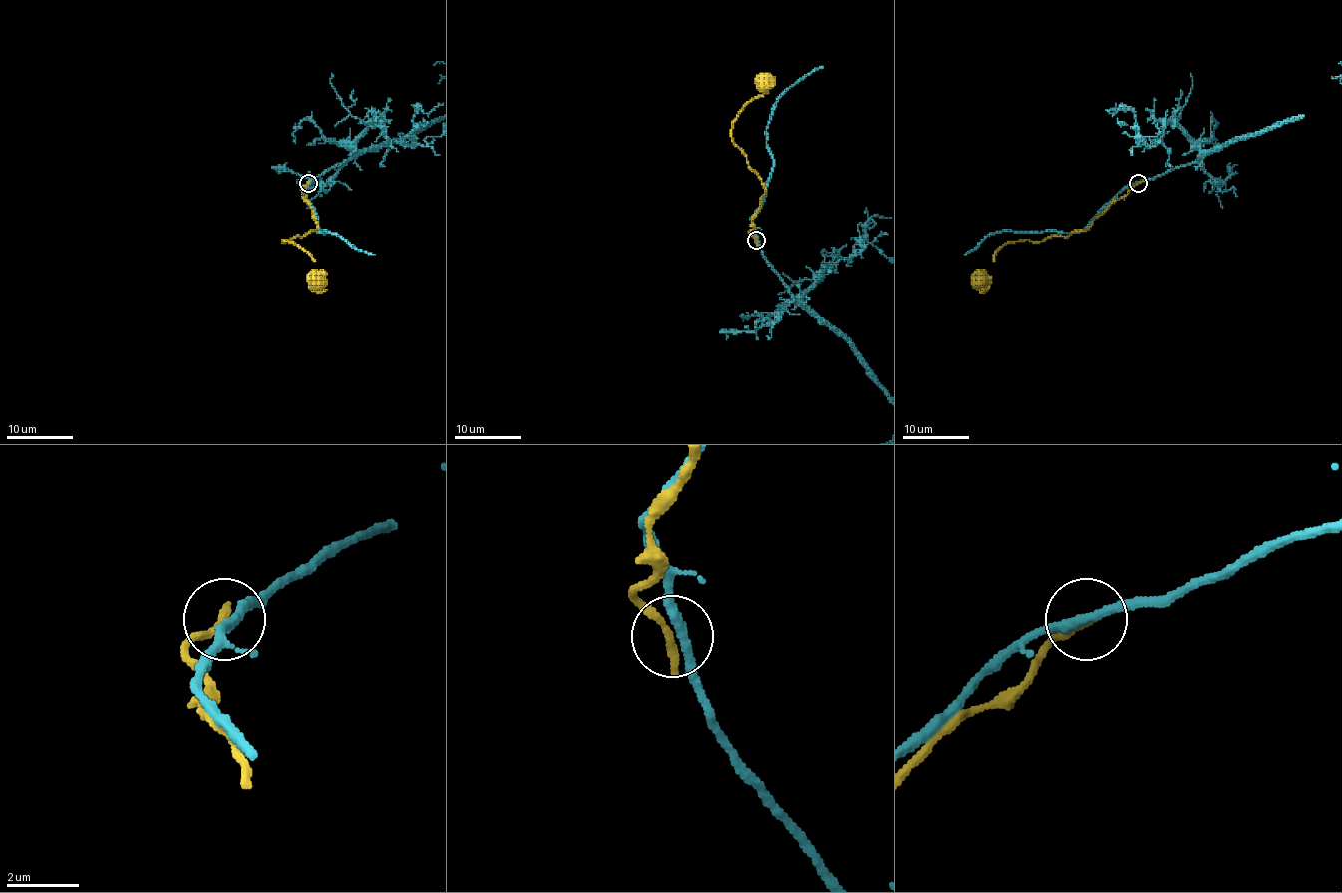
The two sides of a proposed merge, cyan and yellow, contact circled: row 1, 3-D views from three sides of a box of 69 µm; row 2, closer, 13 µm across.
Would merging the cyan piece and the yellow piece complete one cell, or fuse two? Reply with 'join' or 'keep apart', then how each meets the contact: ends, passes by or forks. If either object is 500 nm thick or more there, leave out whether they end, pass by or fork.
keep apart; cyan passes by; yellow ends

